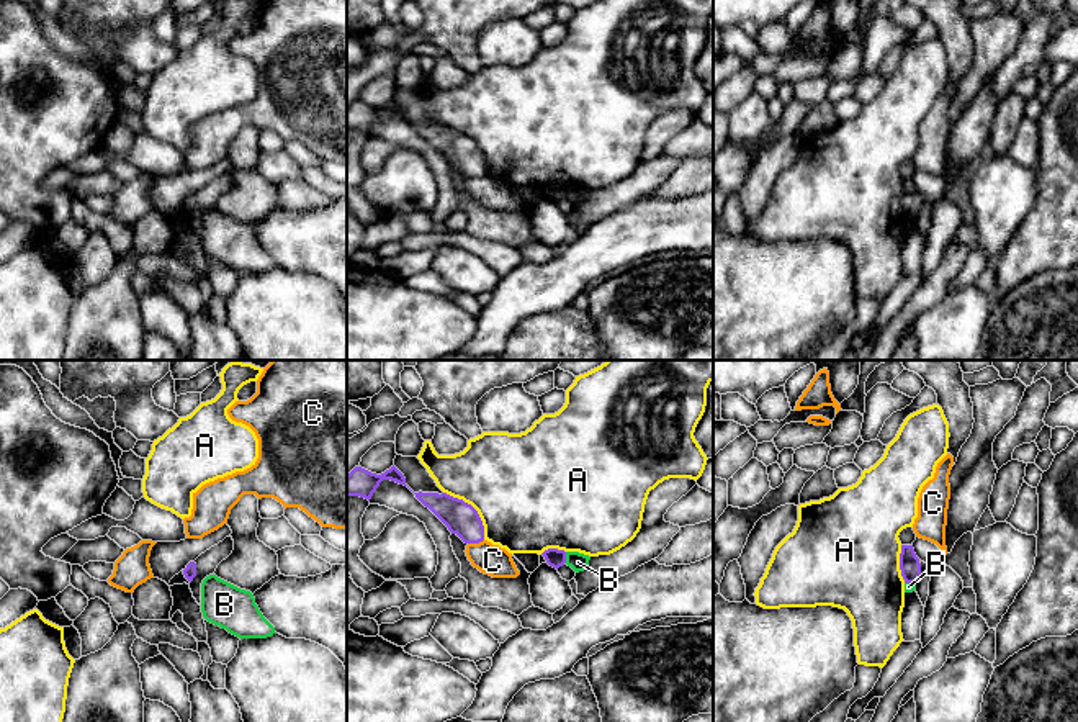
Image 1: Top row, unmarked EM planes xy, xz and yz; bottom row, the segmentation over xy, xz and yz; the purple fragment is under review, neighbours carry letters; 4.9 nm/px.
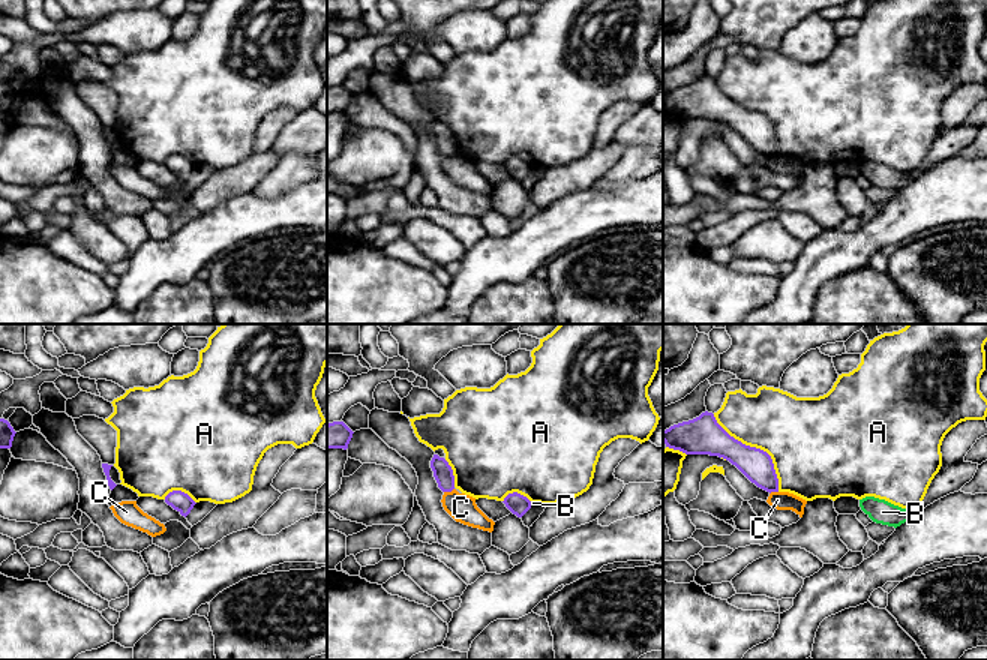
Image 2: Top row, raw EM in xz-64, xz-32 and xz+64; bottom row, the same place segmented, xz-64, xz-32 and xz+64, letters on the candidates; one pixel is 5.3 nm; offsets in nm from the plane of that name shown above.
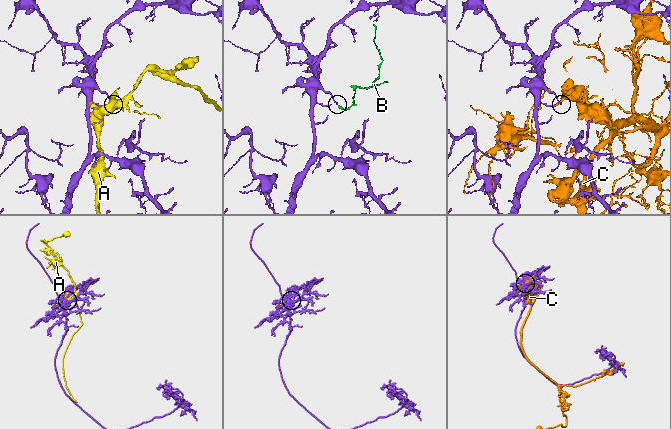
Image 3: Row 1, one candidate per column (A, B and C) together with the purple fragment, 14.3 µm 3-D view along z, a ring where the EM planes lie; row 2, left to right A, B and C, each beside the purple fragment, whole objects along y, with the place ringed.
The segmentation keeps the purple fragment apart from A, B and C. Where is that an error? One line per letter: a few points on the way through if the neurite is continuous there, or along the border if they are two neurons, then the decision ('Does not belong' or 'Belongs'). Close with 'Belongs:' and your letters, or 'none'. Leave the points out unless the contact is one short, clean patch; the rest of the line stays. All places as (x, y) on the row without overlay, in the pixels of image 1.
A: Does not belong
B: Boundary: xz (565, 185), (566, 195). Does not belong
C: Does not belong
Belongs: none

